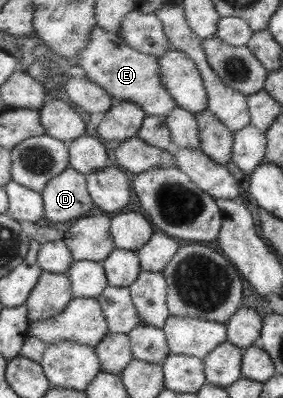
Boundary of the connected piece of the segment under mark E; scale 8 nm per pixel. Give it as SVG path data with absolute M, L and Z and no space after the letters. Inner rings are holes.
M95 26L88 46L79 53L75 63L85 70L89 80L104 87L115 100L137 103L148 115L167 117L178 105L162 83L159 59L136 50L119 33Z

